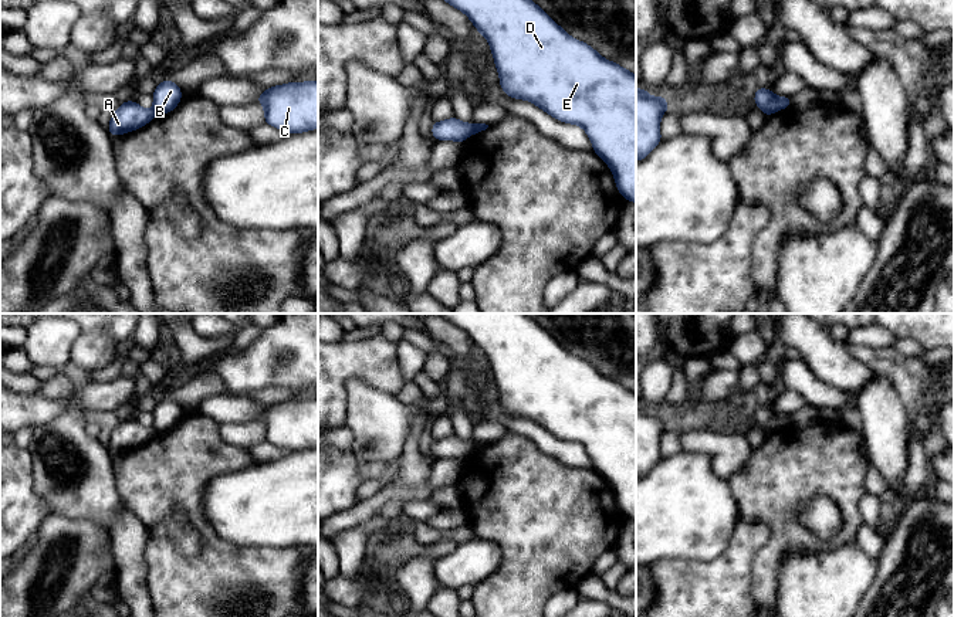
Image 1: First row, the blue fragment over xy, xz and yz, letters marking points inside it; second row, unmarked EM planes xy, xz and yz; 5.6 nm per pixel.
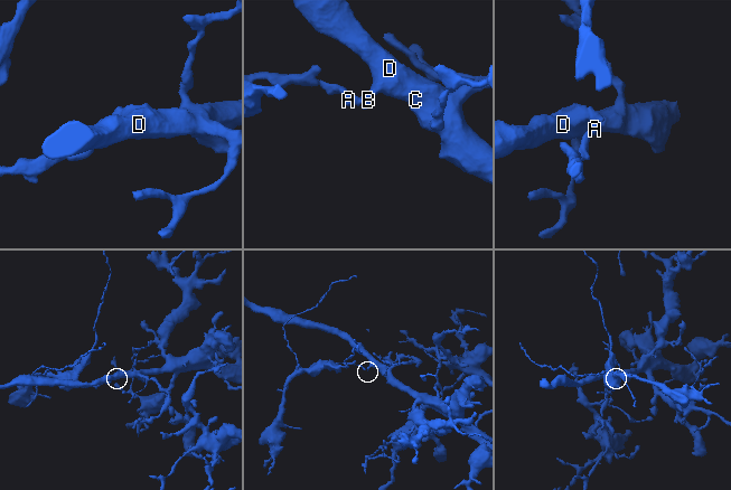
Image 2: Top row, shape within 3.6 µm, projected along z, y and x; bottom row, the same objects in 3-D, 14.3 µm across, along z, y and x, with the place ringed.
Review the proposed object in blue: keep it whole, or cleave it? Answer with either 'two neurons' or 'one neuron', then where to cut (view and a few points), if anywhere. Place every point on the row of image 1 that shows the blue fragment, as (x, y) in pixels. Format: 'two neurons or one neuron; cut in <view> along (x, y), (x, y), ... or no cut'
two neurons; cut in xz along (474, 124), (472, 132)

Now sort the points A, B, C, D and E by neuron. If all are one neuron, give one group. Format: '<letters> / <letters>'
A / B C D E

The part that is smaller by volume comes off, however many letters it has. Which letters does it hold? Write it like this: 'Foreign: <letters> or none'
Foreign: A

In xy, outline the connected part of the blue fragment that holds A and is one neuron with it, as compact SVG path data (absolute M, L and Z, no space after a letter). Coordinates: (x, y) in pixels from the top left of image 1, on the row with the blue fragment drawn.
M128 101L114 112L106 128L111 136L119 136L136 130L156 116L155 111L143 109L138 102Z

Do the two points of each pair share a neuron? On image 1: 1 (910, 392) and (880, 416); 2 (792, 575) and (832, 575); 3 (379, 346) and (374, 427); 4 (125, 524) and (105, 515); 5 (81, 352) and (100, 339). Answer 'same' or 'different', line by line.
1: different
2: same
3: different
4: different
5: same

